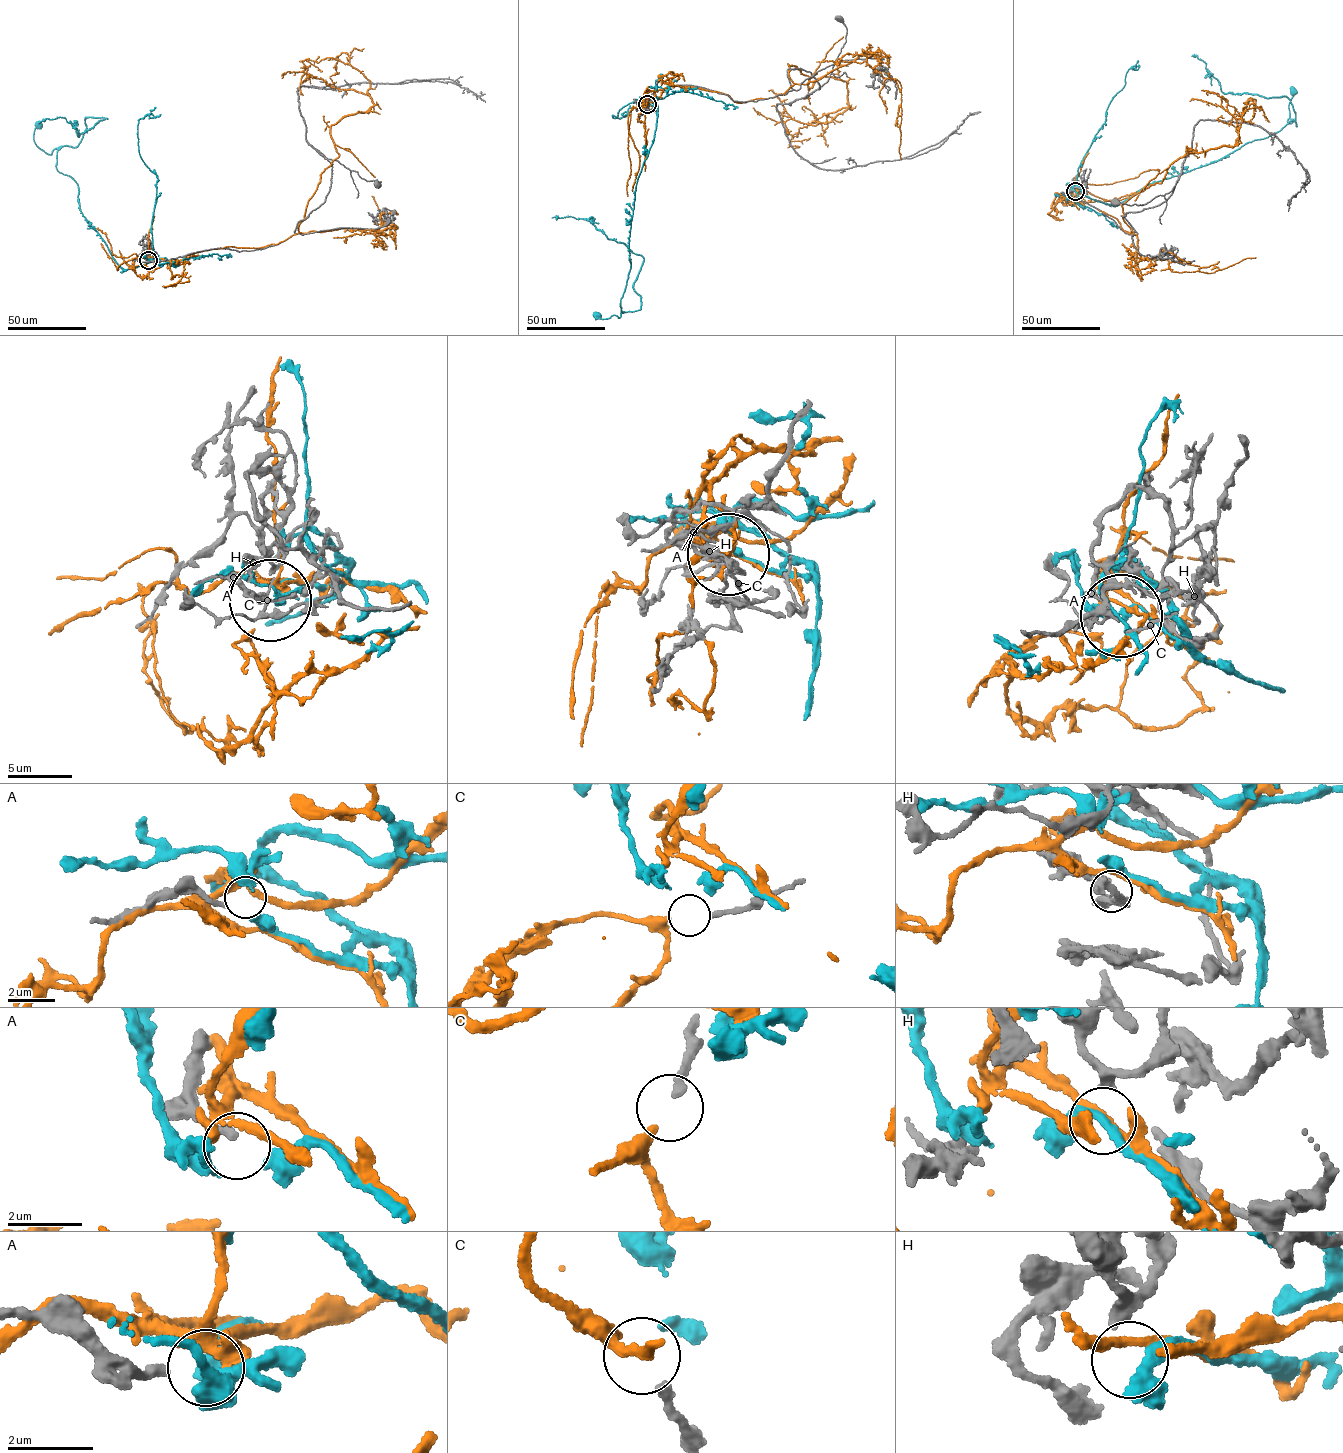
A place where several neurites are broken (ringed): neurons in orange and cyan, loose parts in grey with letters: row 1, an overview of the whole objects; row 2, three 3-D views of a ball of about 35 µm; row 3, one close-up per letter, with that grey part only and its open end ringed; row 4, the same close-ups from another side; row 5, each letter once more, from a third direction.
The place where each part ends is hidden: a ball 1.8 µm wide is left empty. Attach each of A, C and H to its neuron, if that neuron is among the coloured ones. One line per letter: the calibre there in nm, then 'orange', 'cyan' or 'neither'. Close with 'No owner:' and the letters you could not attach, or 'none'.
A: 200 nm | cyan
C: 220 nm | orange
H: 280 nm | neither
No owner: H

